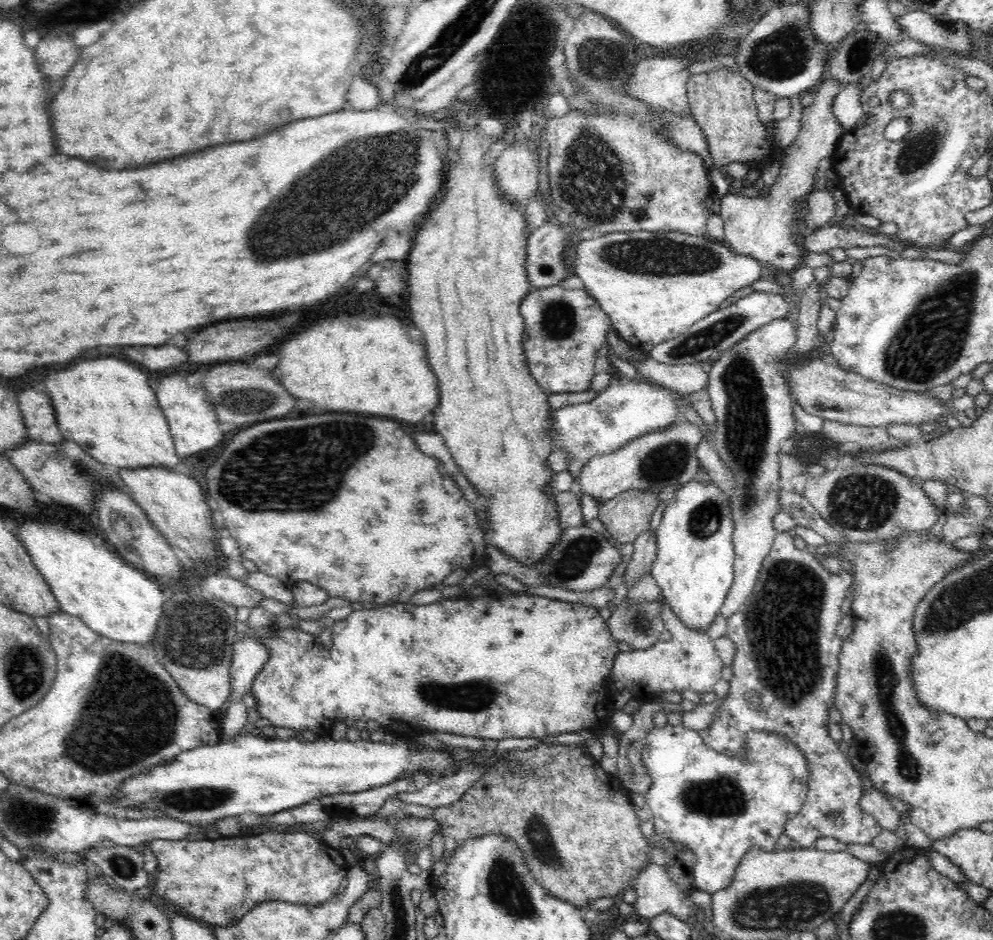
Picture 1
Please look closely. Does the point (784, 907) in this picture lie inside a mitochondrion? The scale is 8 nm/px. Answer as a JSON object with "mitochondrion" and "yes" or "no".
{"mitochondrion":"yes"}

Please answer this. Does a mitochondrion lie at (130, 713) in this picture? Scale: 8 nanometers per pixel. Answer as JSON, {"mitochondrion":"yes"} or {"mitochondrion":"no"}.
{"mitochondrion":"yes"}

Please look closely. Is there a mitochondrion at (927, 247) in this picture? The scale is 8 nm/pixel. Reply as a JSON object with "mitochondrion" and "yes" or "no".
{"mitochondrion":"no"}

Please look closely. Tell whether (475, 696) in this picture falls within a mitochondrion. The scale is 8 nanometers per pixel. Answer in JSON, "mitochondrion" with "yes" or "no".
{"mitochondrion":"yes"}

